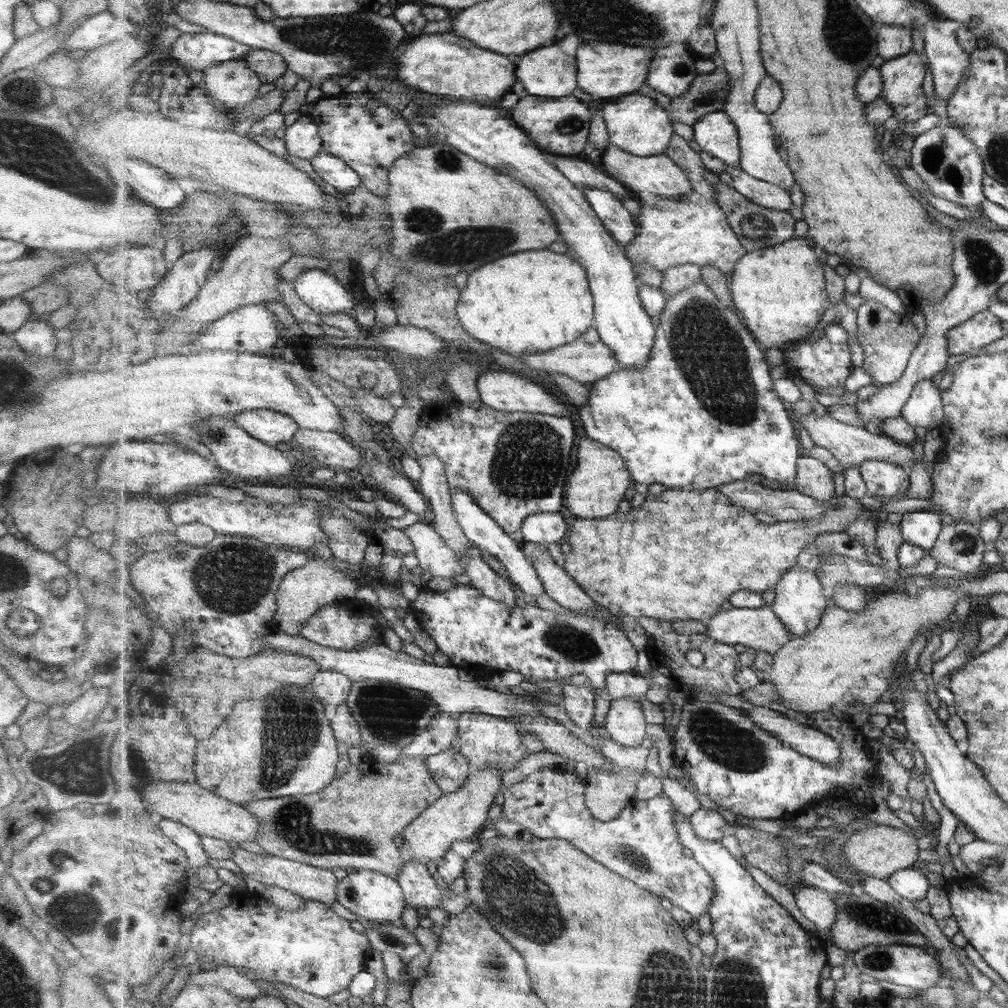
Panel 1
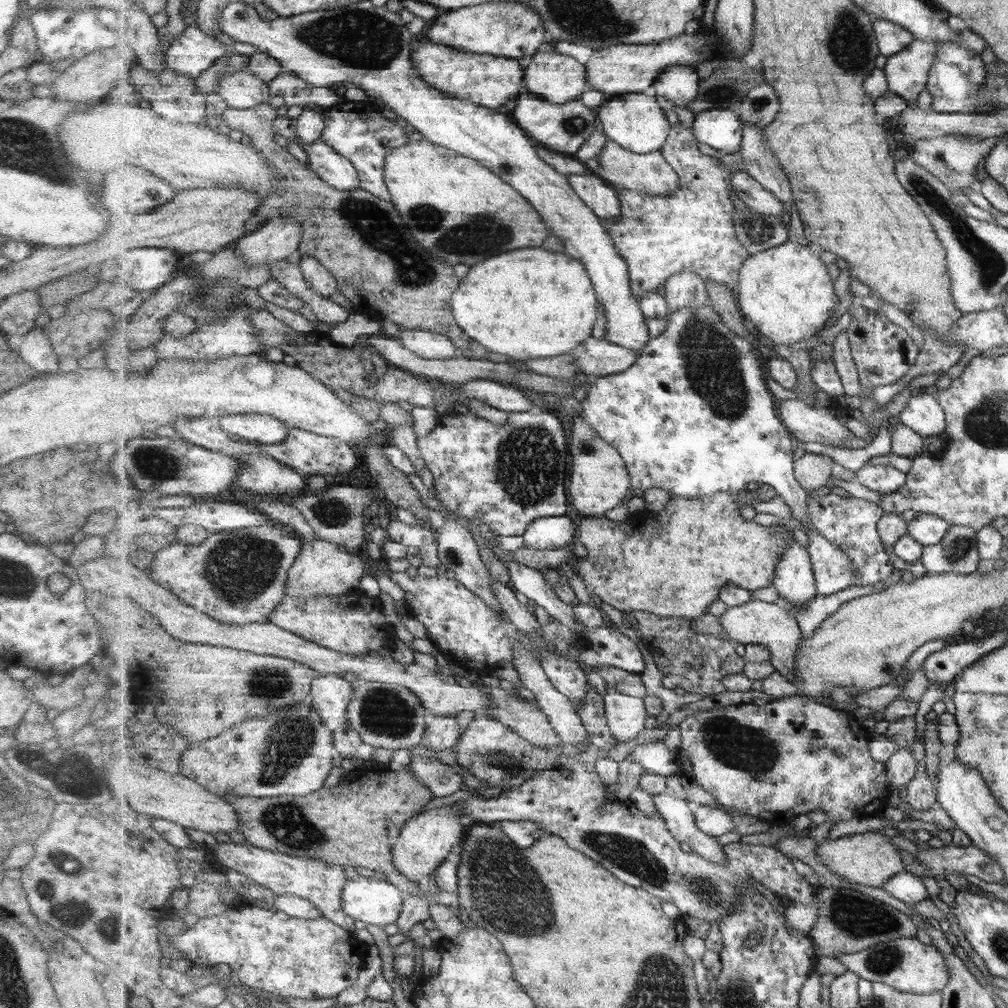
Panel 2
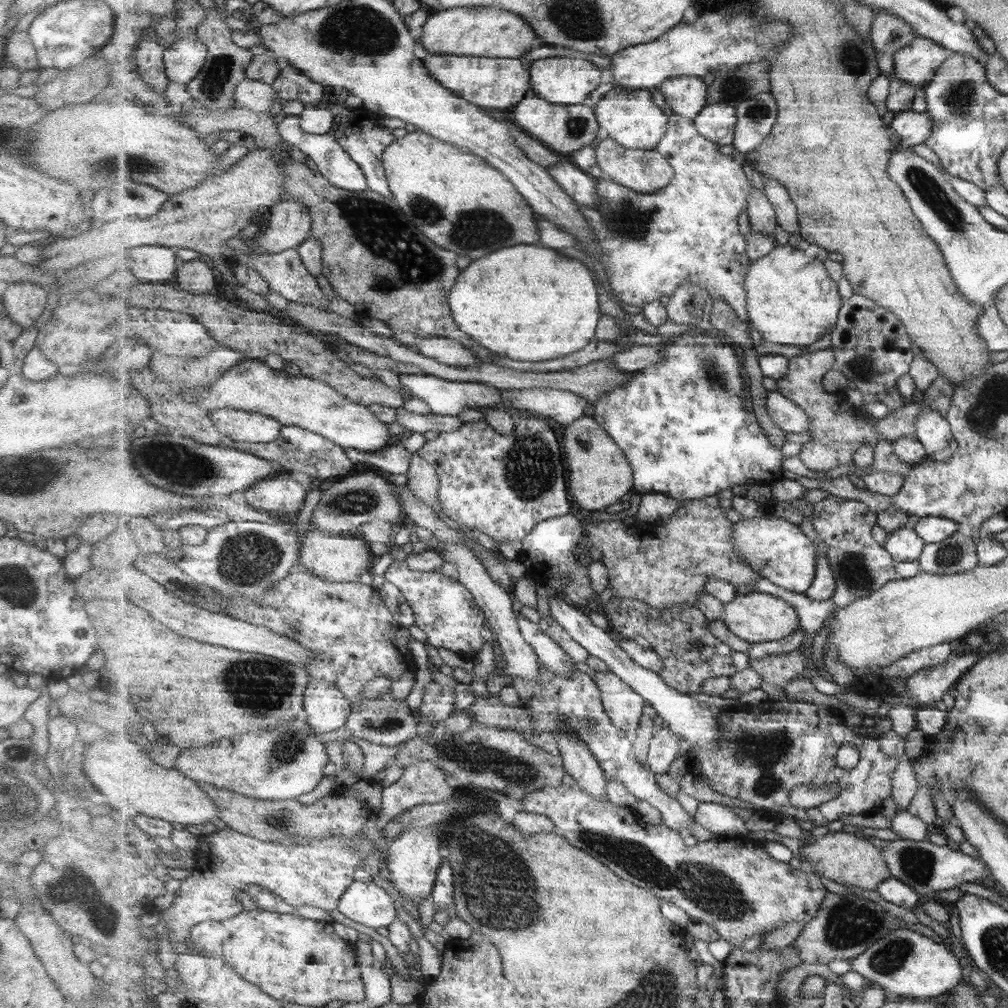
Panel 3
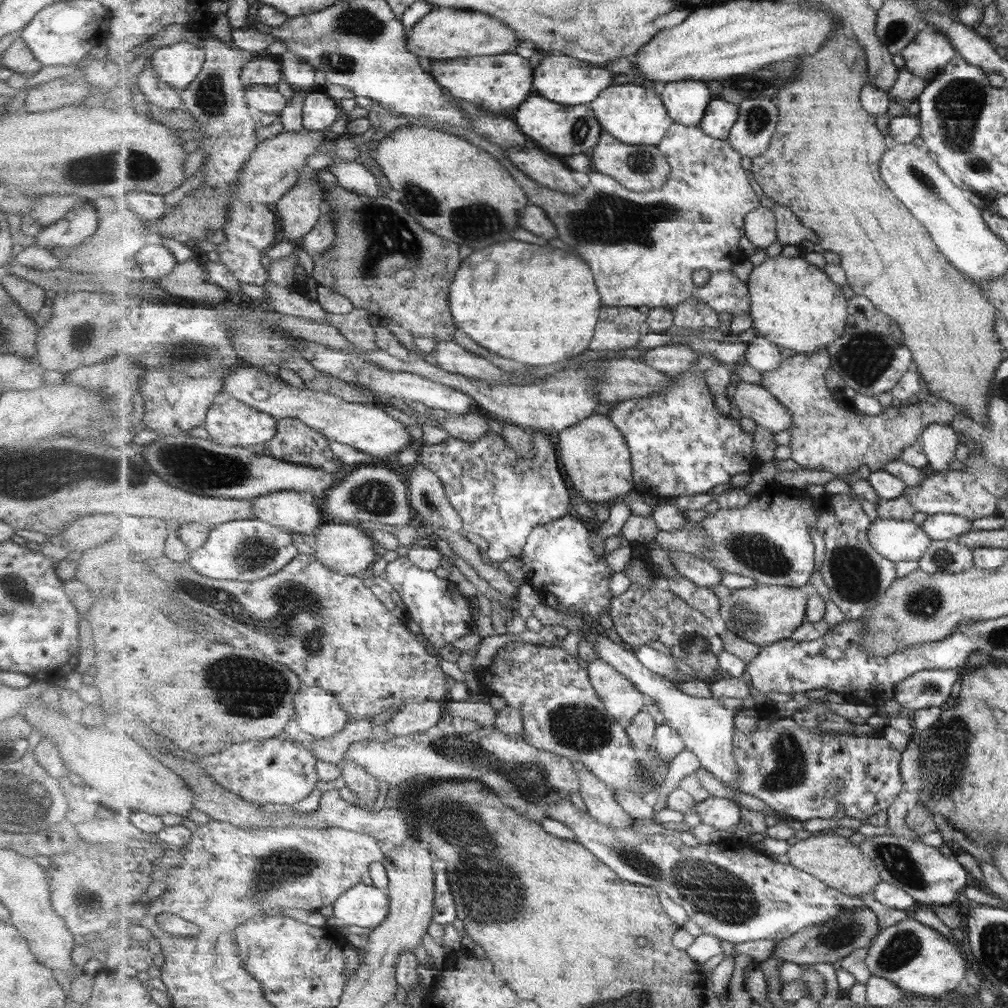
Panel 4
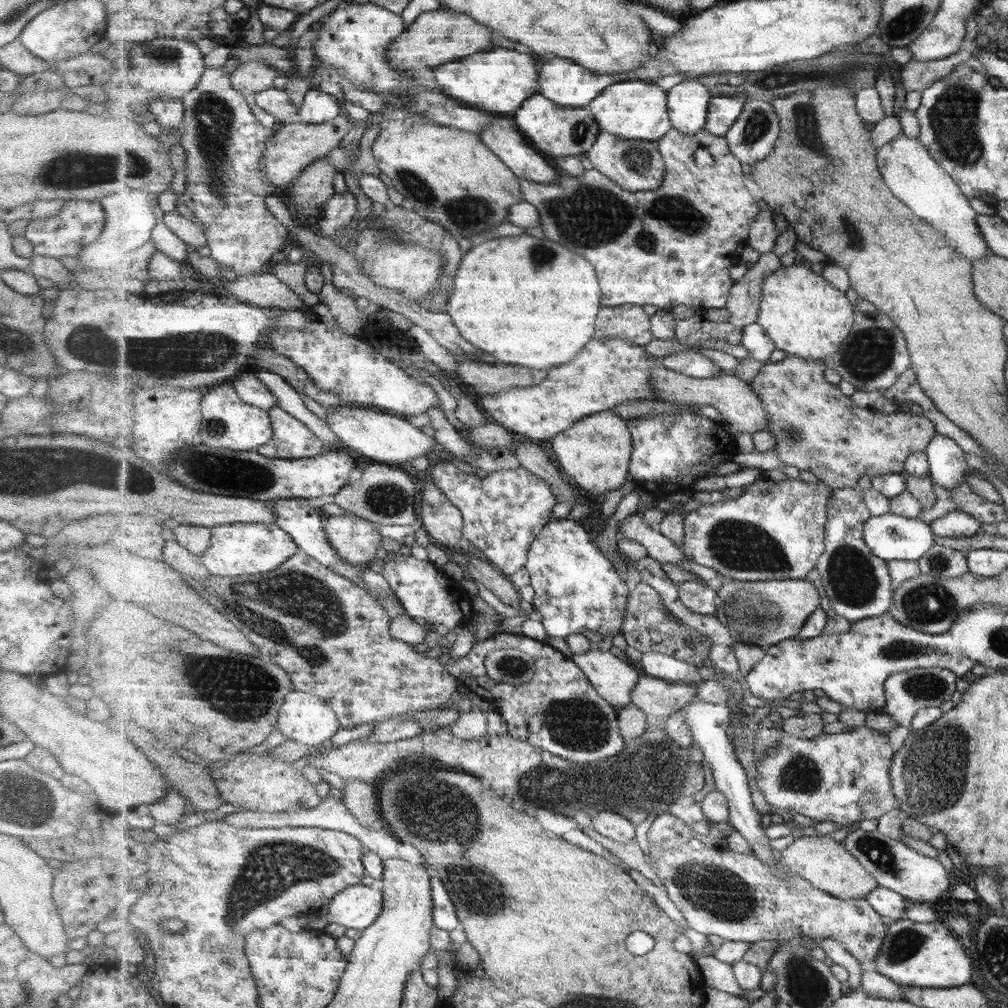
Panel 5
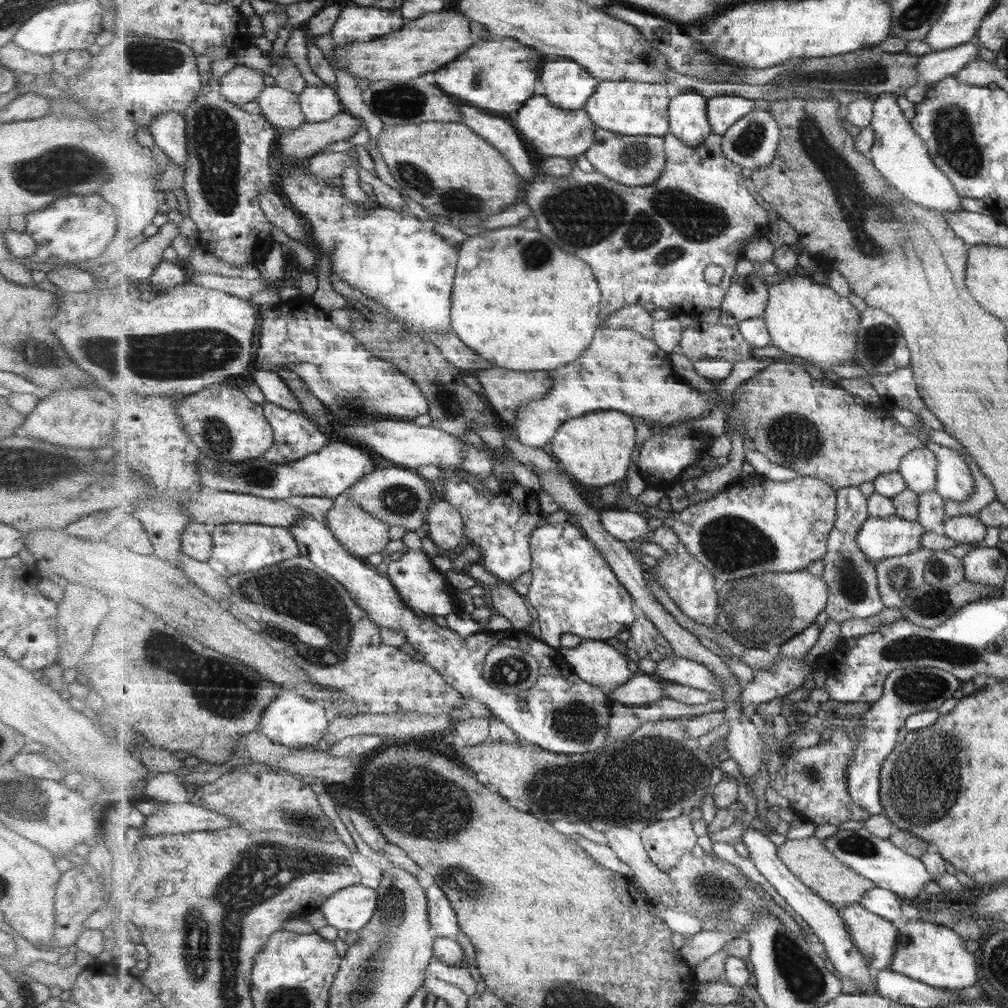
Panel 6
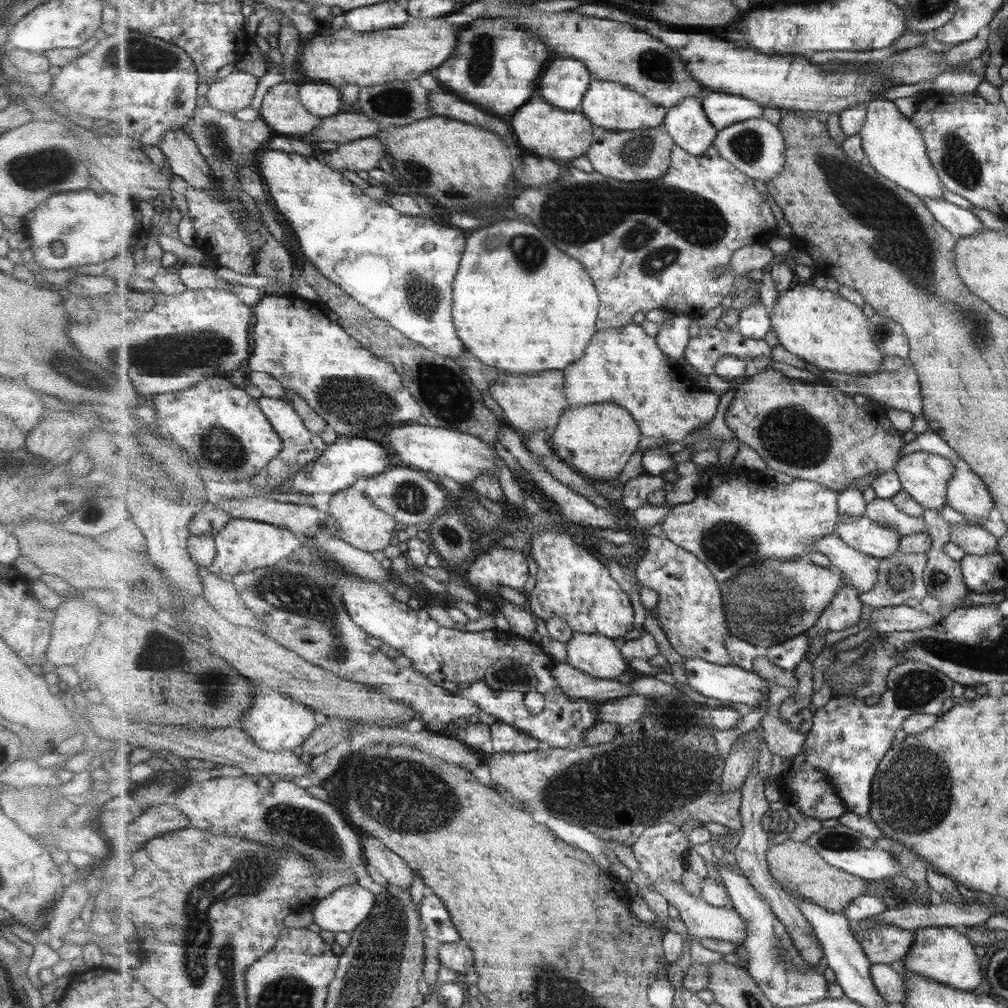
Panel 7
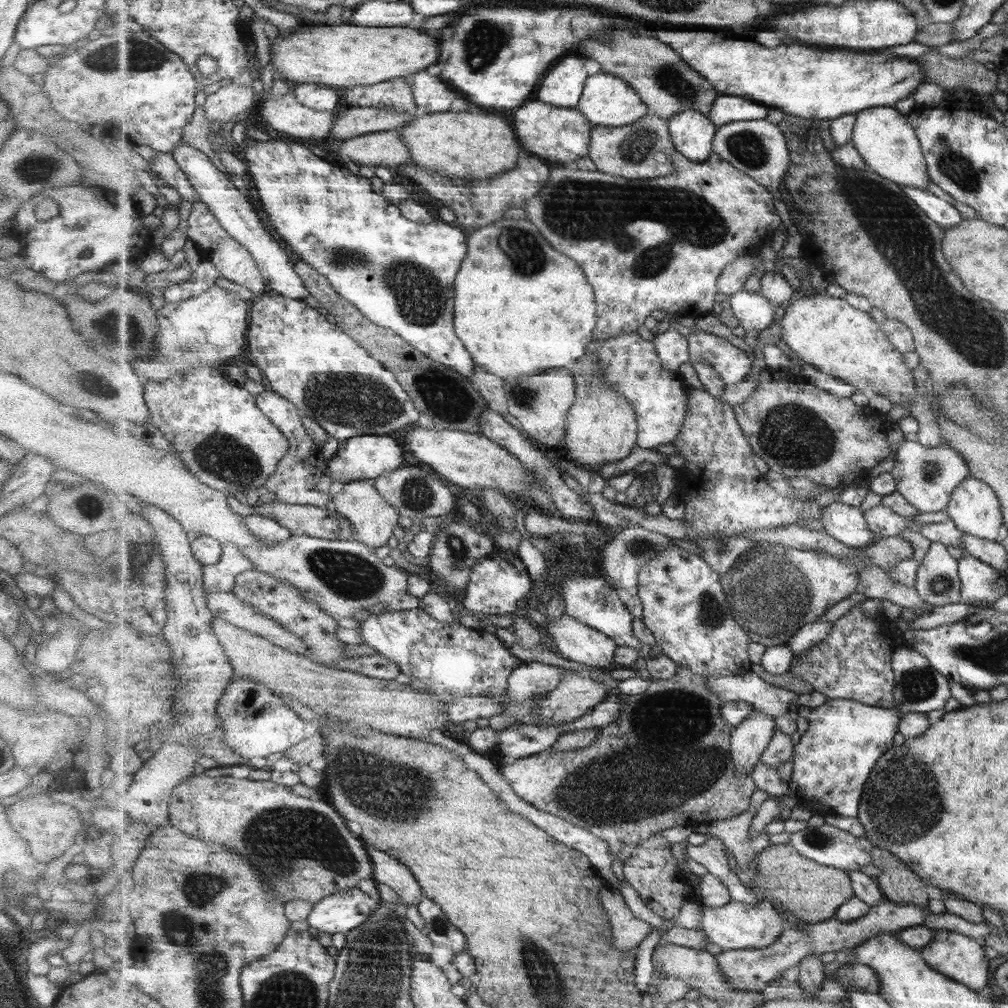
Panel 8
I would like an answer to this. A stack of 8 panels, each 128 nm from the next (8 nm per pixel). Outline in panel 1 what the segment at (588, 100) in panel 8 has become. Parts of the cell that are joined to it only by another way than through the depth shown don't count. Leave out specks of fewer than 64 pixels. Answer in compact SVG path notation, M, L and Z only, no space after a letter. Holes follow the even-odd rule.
M637 92L603 103L602 111L610 132L610 143L640 157L666 154L667 149L670 148L671 139L675 136L673 118L669 110L662 108L655 98Z

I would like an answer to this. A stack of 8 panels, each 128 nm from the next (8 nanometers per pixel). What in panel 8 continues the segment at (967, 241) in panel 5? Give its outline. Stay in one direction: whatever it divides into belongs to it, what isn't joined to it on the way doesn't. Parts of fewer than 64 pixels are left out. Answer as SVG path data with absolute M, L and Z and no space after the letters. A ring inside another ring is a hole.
M878 106L856 113L852 143L869 168L881 174L883 178L888 178L897 184L924 189L929 186L929 182L932 182L927 172L926 157L918 132L911 127L908 115L902 114L895 107Z

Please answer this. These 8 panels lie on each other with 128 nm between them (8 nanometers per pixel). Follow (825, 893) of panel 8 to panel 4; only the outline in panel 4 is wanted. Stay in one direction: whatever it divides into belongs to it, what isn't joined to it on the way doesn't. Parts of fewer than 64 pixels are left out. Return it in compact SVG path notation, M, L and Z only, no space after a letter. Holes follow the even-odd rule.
M835 834L801 835L801 840L791 846L788 858L792 866L823 880L827 886L853 897L867 894L867 892L873 893L875 888L883 882L882 876L879 875L879 868L875 867L873 860L863 854L859 844L853 844L845 836Z

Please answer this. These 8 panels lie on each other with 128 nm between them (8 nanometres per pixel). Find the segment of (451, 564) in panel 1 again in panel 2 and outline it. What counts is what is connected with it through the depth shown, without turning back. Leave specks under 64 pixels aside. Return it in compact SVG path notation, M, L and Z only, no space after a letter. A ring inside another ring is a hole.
M397 518L386 524L390 540L404 544L405 546L417 546L419 556L431 567L437 567L442 563L438 555L438 533L427 524L407 525Z

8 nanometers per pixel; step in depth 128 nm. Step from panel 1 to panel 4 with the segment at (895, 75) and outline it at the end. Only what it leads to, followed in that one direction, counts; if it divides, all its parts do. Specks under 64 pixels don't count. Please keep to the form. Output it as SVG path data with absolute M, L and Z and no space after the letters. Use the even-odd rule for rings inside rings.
M928 24L900 54L905 60L903 68L913 71L919 77L933 78L960 52L952 45L948 34Z

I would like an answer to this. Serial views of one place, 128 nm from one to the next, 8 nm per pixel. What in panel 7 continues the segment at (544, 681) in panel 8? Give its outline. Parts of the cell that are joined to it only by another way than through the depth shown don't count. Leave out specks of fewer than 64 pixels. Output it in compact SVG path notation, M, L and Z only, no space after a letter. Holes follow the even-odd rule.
M499 658L485 672L485 684L493 690L509 690L519 692L535 691L538 687L538 676L531 666L524 664L519 658L510 660Z

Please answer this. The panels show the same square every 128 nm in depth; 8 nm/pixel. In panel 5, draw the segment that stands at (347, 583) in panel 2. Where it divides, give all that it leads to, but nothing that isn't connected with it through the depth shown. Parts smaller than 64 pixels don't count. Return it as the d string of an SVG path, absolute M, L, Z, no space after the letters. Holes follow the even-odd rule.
M346 512L343 515L326 516L324 529L338 555L343 557L344 561L360 567L367 567L374 562L379 548L383 546L384 536L379 532L378 524L356 514Z

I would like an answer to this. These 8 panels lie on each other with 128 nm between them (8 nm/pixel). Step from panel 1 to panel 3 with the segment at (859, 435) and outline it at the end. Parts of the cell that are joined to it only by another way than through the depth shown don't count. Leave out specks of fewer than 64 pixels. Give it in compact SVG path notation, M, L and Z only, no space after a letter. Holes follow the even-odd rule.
M777 390L767 392L765 407L770 412L773 422L785 432L795 434L801 434L805 430L809 432L811 421L806 412Z

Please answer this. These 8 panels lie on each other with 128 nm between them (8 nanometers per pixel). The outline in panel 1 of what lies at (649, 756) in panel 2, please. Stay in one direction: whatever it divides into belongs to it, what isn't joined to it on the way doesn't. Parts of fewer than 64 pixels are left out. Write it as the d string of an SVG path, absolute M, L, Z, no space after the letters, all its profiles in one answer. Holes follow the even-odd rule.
M601 736L593 743L605 756L613 760L620 768L635 767L646 768L648 765L650 748L645 746L638 746L631 748L620 745L613 739Z

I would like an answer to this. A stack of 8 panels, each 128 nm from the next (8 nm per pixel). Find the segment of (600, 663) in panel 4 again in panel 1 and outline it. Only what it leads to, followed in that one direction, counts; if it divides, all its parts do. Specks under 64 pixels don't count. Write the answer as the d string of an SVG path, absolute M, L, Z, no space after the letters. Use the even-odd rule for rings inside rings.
M629 698L613 699L606 714L604 728L604 737L620 745L631 748L641 746L647 734L647 722L641 703Z

